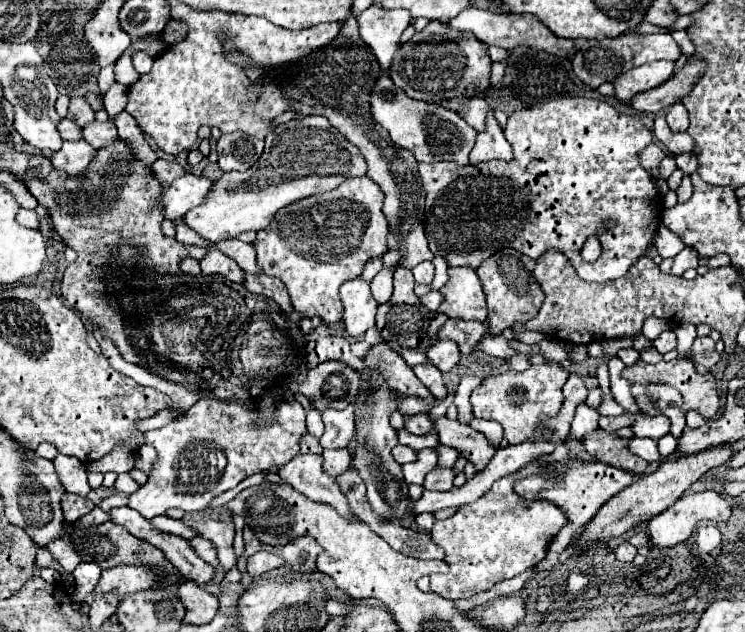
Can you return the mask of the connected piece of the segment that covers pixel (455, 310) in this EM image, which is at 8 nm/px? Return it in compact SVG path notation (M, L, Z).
M449 268L449 282L441 288L445 302L439 312L449 318L487 322L487 304L481 280L473 268Z

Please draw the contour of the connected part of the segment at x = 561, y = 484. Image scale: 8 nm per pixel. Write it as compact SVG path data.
M575 460L575 464L551 462L551 466L557 468L559 472L565 472L565 476L559 478L559 480L553 480L553 478L545 480L543 476L533 476L533 478L525 478L525 480L521 480L521 482L515 484L515 490L517 490L523 498L527 498L527 500L545 498L545 500L557 504L559 508L563 508L563 512L565 512L567 518L569 518L569 526L565 526L565 528L555 536L555 540L553 540L551 546L549 546L547 556L545 556L543 562L537 566L537 568L541 568L541 570L547 570L547 568L551 568L551 566L557 562L559 554L569 546L573 534L577 534L577 530L579 530L583 524L587 524L587 522L597 514L597 510L599 510L611 496L615 496L615 494L621 492L623 488L631 486L633 480L641 478L641 476L637 476L637 474L633 474L633 472L629 472L629 470L621 470L621 468L617 468L617 466L609 466L609 464L601 464L601 462L579 462L579 460Z

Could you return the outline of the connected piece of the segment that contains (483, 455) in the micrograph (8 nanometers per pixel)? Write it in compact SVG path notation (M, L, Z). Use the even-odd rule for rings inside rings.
M439 416L437 420L433 420L433 424L439 432L439 442L463 452L467 460L475 464L475 470L481 470L493 458L495 448L481 432L469 428L467 424L461 424L459 420L449 420L447 416Z

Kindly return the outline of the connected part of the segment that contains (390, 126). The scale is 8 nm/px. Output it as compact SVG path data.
M379 76L377 78L369 102L371 102L369 104L371 106L371 118L389 132L391 140L397 146L413 152L417 162L453 160L461 166L469 164L467 156L475 144L477 130L471 128L465 120L461 120L447 106L429 104L429 102L409 98L407 94L403 94L403 90L399 86L393 84L391 76Z

